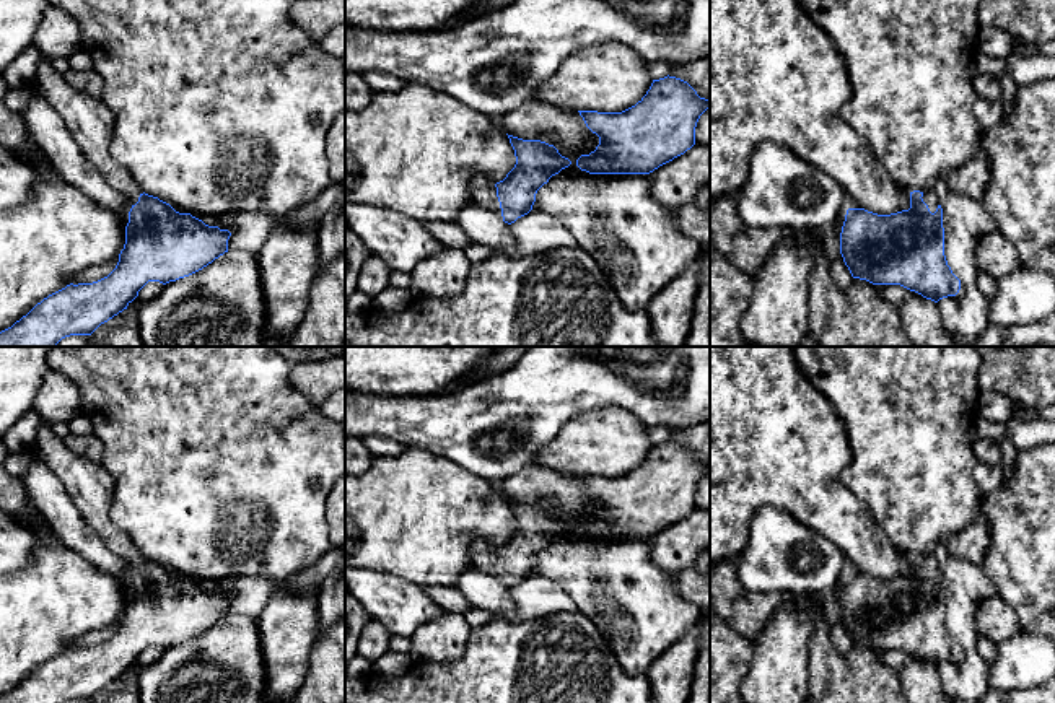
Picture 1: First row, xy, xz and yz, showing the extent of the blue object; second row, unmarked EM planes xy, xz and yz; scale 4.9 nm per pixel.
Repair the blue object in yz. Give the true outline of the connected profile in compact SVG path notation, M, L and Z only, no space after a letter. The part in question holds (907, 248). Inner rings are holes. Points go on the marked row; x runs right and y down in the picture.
M943 174L931 192L907 194L908 210L878 215L848 208L840 254L851 277L873 285L900 285L935 303L956 296L961 280L944 255L941 202L948 190L948 174Z

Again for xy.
M42 55L36 86L106 181L129 200L125 244L116 269L93 283L67 285L0 332L0 347L55 347L70 335L91 335L138 296L148 282L189 277L228 252L231 233L179 213L145 194L109 153L114 114L101 98L72 88Z

